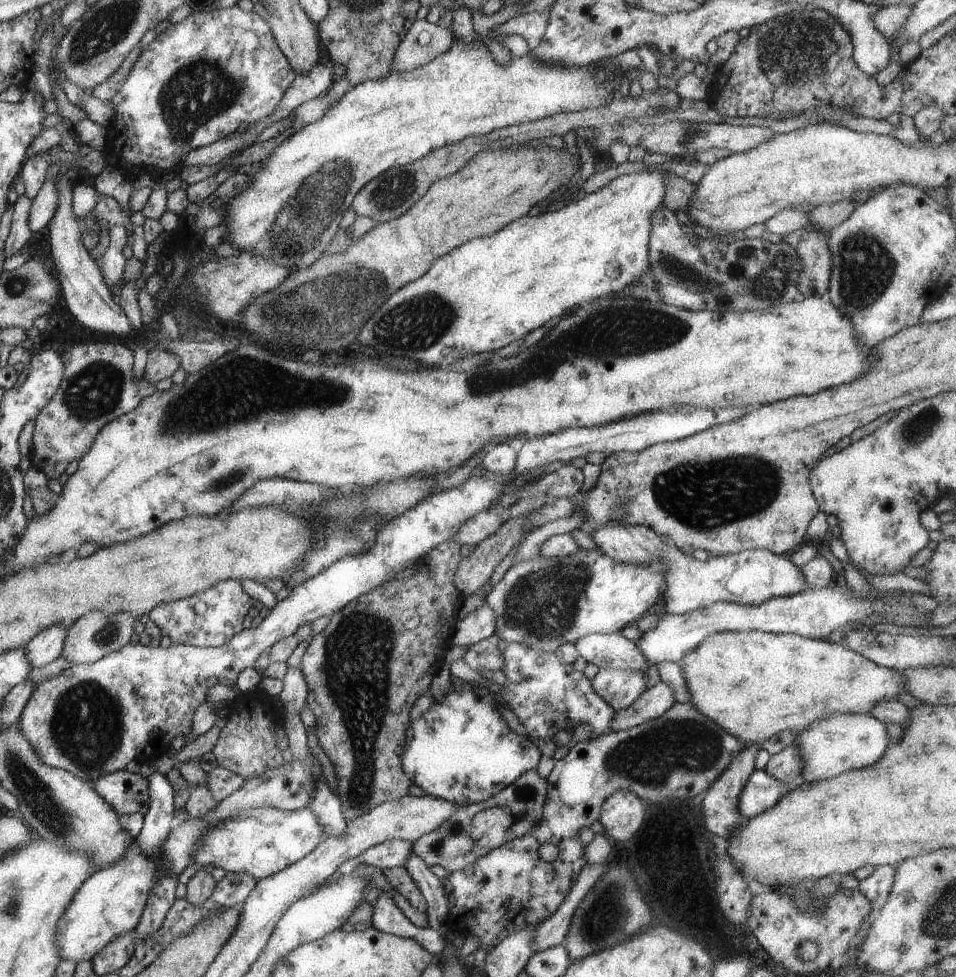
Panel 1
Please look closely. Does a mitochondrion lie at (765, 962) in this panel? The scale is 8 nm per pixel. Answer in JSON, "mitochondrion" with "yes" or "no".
{"mitochondrion":"no"}

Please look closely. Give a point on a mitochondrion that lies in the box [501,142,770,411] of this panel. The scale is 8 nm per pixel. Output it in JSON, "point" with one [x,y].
{"point":[681,272]}

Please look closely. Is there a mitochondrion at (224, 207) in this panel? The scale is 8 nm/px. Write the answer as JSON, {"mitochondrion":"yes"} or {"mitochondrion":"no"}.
{"mitochondrion":"no"}

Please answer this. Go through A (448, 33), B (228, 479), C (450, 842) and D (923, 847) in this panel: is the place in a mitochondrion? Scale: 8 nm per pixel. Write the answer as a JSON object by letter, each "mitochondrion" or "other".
{"A":"other","B":"mitochondrion","C":"mitochondrion","D":"other"}

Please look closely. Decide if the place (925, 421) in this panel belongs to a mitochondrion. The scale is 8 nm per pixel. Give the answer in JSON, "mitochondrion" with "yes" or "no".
{"mitochondrion":"yes"}

